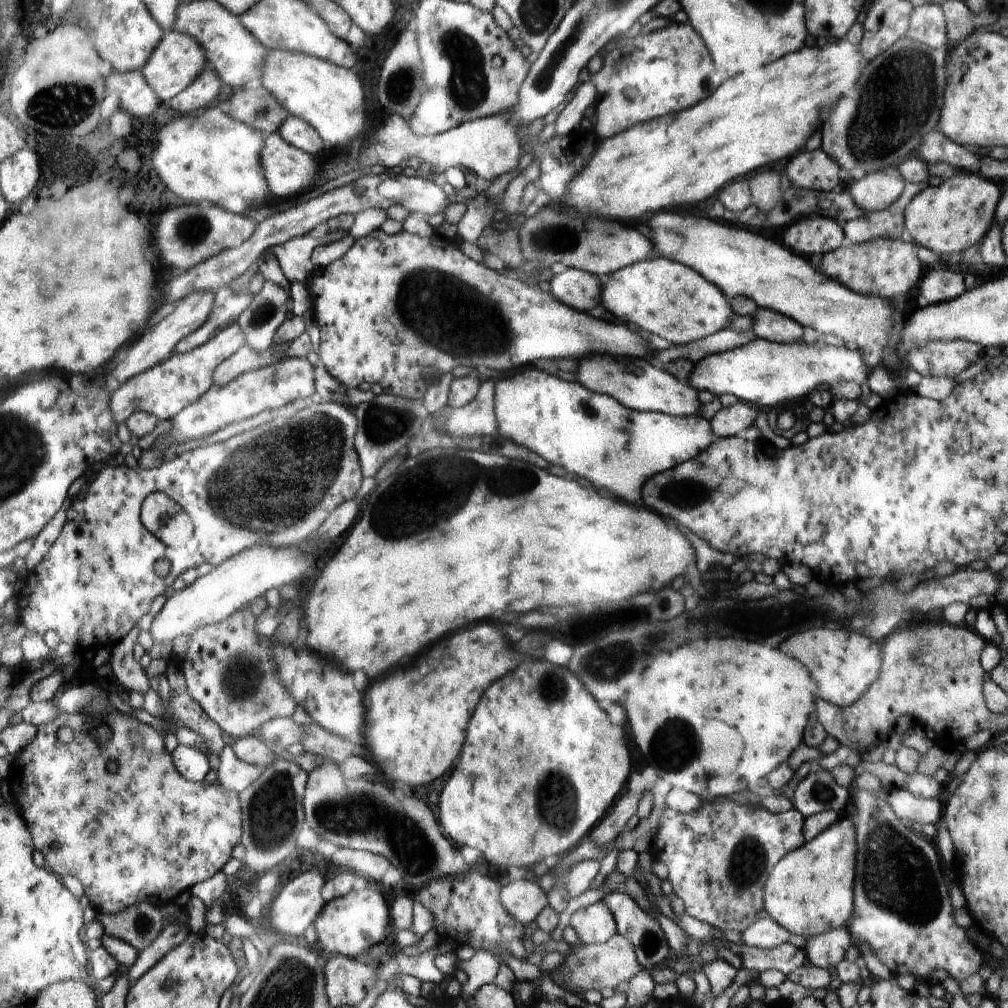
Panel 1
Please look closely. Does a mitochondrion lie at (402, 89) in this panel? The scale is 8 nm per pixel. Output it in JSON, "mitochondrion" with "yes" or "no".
{"mitochondrion":"yes"}

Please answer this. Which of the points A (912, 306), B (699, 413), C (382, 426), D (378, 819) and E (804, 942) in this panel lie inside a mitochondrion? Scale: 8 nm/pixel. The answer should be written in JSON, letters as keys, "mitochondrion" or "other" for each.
{"A":"other","B":"other","C":"mitochondrion","D":"mitochondrion","E":"other"}

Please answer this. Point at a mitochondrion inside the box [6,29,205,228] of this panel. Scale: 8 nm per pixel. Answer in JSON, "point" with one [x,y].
{"point":[61,107]}

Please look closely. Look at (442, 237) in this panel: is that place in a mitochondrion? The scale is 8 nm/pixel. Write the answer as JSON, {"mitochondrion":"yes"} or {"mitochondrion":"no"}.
{"mitochondrion":"no"}

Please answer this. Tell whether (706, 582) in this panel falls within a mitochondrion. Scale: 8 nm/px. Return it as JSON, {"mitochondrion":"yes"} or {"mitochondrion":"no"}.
{"mitochondrion":"yes"}

